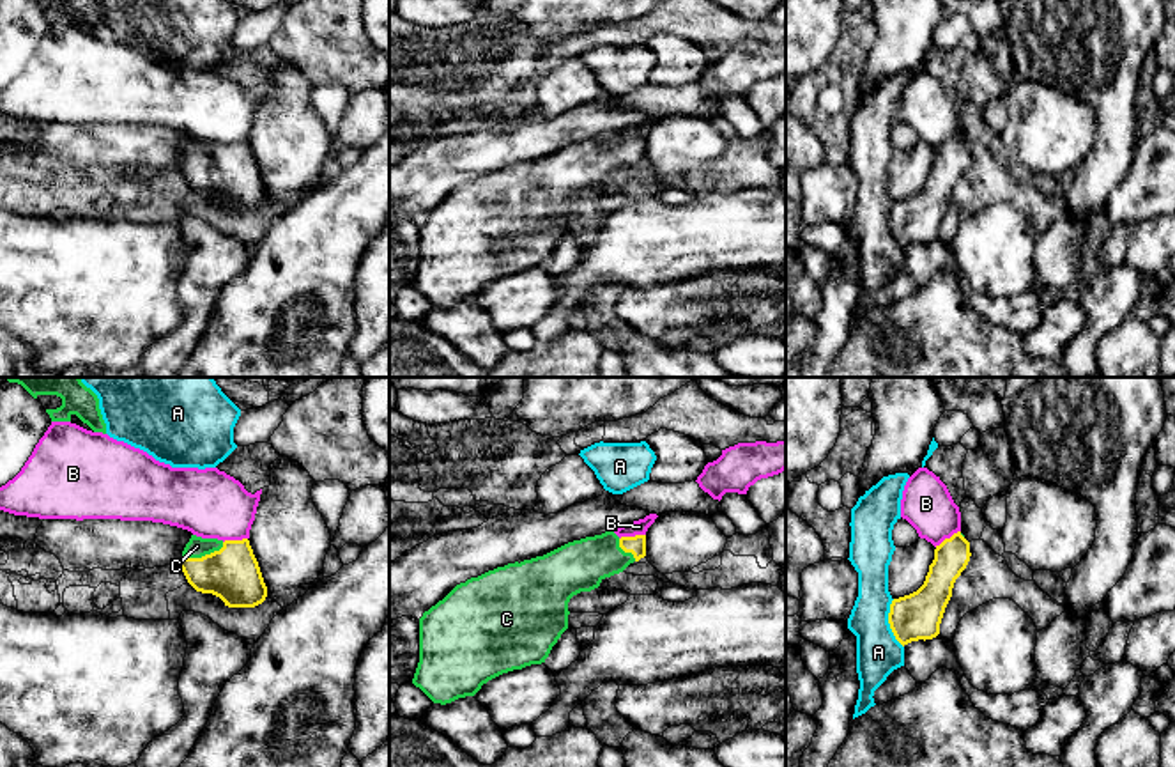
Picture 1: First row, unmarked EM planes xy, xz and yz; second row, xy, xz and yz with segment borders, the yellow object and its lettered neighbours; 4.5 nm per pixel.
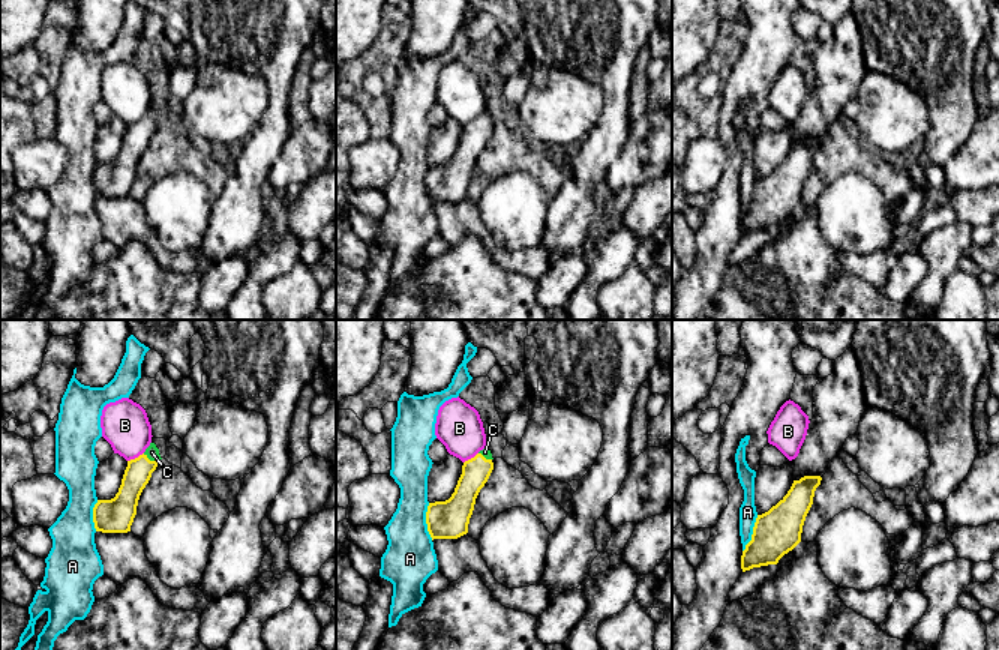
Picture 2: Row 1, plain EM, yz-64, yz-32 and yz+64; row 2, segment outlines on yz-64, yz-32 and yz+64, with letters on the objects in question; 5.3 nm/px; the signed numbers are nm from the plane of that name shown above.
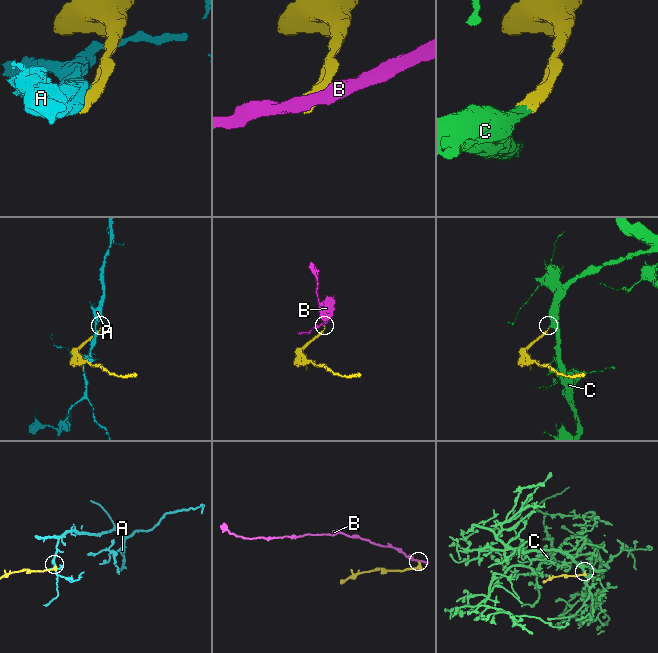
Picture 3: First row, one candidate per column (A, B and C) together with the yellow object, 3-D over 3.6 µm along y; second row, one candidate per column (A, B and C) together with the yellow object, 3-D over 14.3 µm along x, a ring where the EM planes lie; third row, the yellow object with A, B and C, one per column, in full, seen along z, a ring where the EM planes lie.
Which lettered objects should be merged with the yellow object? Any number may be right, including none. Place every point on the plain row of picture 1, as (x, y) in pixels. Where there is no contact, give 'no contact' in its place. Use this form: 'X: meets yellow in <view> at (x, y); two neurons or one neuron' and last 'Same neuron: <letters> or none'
A: meets yellow in yz at (889, 225); two neurons
B: meets yellow in xz at (632, 140); two neurons
C: meets yellow in xy at (206, 158); one neuron
Same neuron: C

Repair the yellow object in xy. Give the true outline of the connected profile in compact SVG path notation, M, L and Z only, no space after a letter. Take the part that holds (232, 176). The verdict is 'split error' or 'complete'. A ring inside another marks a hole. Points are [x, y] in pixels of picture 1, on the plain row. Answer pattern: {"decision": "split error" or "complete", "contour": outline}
{"decision": "split error", "contour": "M191 138L179 170L196 195L212 197L228 211L255 211L267 200L248 142L223 145Z"}

